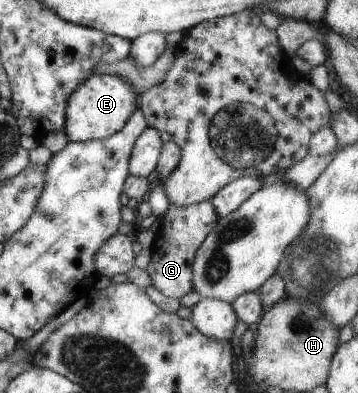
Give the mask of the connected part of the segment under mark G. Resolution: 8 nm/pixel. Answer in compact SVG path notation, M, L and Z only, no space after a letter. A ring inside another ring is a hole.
M210 200L190 205L176 207L170 203L166 215L161 219L160 227L153 245L151 261L146 268L152 285L166 297L180 299L192 289L192 263L196 250L217 225L219 217Z

